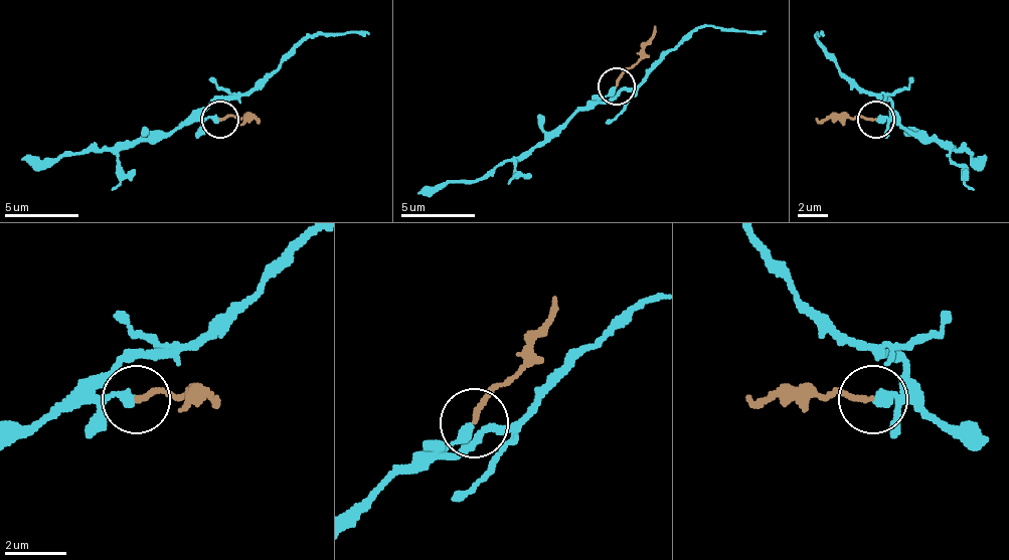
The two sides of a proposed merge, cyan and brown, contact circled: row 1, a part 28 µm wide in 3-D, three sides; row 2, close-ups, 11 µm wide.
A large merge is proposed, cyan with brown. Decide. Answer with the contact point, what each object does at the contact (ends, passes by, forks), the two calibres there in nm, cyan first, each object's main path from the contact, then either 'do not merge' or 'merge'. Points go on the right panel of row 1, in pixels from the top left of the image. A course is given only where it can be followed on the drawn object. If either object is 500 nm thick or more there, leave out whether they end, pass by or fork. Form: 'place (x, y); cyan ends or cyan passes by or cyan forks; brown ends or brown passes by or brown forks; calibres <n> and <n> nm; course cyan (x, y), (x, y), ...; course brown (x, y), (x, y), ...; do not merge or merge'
place (876, 120); cyan ends; brown ends; calibres 340 and 170 nm; course cyan (877, 121), (899, 121), (910, 132), (933, 135), (962, 146), (984, 161); course brown (877, 121), (814, 117); do not merge

